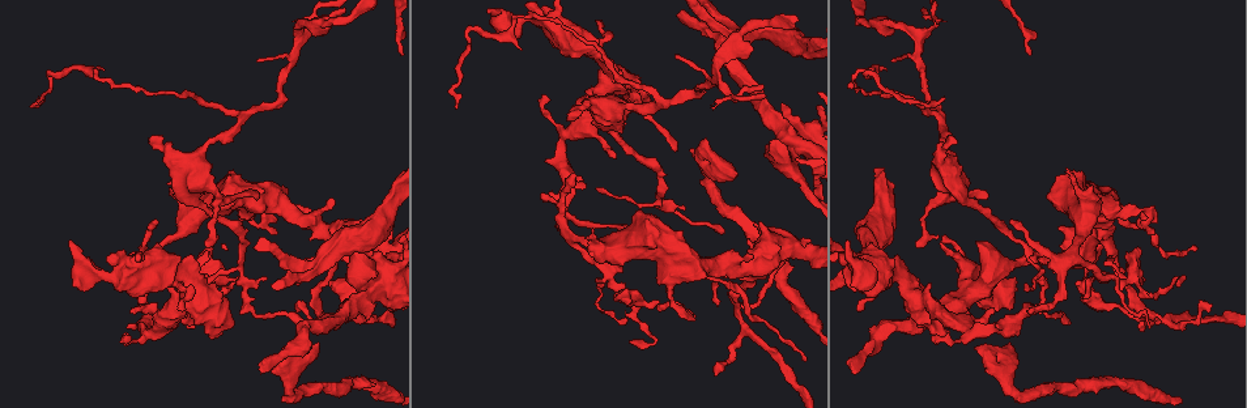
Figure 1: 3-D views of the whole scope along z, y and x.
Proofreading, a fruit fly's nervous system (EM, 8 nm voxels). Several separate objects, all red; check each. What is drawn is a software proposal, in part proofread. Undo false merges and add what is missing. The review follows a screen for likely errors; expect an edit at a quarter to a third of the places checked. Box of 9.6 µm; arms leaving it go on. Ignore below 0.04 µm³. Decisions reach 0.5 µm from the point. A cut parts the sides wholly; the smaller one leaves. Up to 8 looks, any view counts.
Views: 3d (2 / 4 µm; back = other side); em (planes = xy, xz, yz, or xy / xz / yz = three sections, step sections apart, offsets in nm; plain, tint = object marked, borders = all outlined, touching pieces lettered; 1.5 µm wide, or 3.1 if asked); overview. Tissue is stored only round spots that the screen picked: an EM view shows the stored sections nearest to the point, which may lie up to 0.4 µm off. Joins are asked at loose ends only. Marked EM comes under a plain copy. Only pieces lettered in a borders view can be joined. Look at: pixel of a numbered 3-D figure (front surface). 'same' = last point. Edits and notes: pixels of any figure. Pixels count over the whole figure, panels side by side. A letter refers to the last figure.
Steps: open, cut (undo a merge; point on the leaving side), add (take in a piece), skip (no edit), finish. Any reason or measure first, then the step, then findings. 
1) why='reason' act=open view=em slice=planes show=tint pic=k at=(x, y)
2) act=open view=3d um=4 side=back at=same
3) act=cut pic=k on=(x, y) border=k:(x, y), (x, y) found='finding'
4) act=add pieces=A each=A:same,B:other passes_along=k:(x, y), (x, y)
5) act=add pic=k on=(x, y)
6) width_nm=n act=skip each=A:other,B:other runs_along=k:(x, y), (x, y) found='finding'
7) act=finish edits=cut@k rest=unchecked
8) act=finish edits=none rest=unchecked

why='thick turns thin' act=open view=3d um=4 pic=1 at=(378, 289)

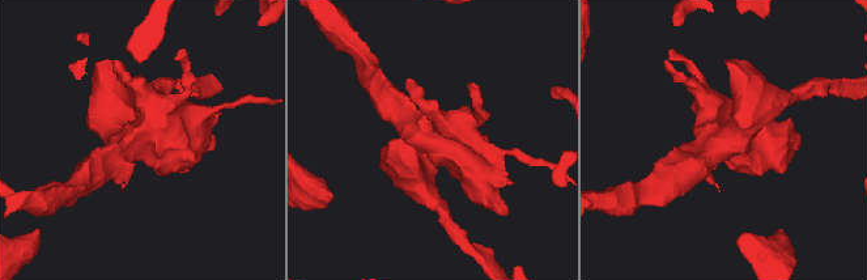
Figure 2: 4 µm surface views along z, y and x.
why='need the tissue' act=open view=em slice=planes show=borders pic=2 at=(427, 146)

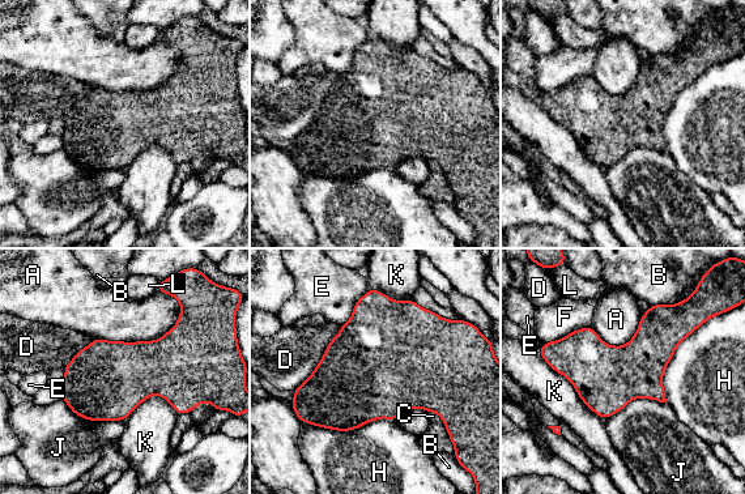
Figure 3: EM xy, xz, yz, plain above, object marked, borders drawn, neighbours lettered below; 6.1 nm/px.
act=skip each=A:other,B:other,C:other,D:other,E:other,F:other,H:other,J:other,K:other,L:other border=3:(62, 399), (84, 418), (123, 421) found='continuous, no second cell'

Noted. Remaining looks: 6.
why='an open end' act=open view=em slice=xy step=8 show=borders pic=1 at=(1026, 290)

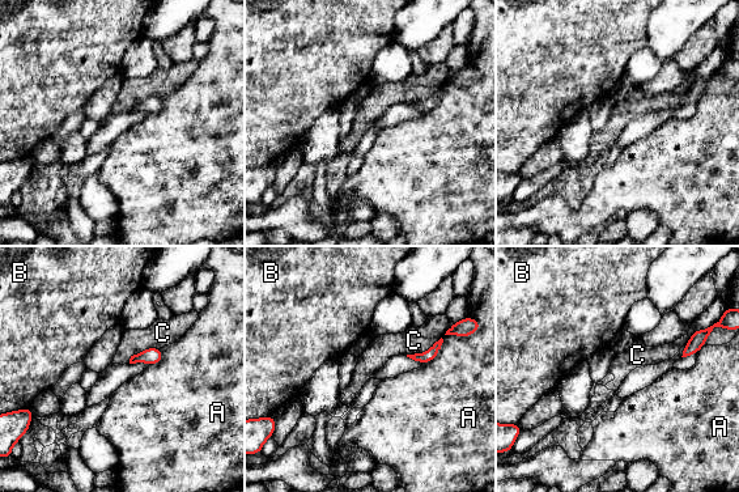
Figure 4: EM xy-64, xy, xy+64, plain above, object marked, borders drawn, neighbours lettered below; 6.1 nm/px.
act=skip each=A:other,B:other,C:other found='none of them fits'

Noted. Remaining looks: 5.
why='sharp bend' act=open view=3d um=2 pic=1 at=(144, 331)

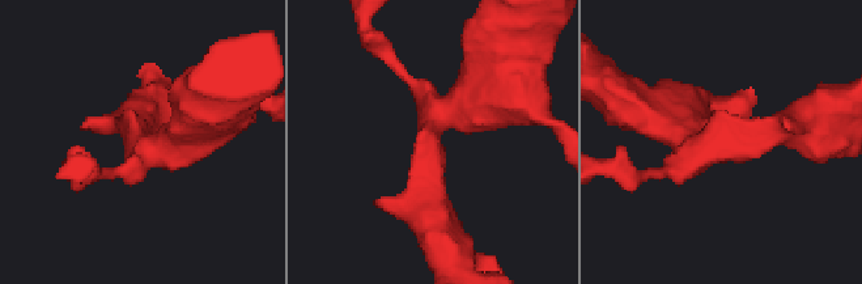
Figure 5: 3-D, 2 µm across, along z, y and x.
act=open view=em slice=xz step=8 show=tint pic=5 at=(432, 123)

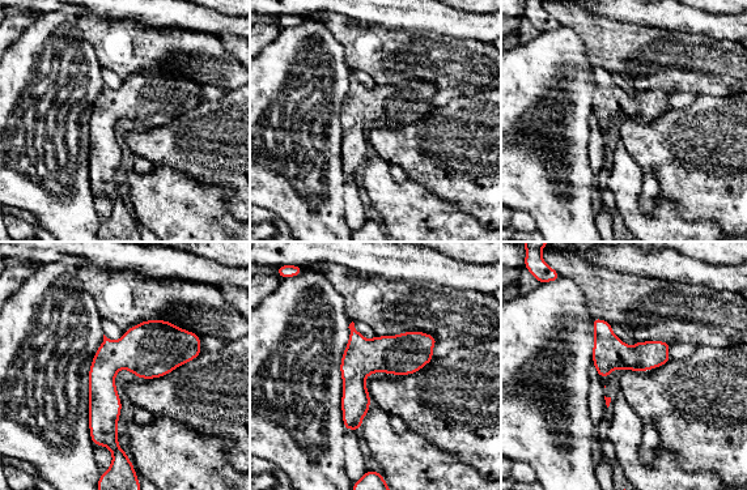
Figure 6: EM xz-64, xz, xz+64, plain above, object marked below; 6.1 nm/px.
why='another direction' act=open view=em slice=planes show=borders at=same

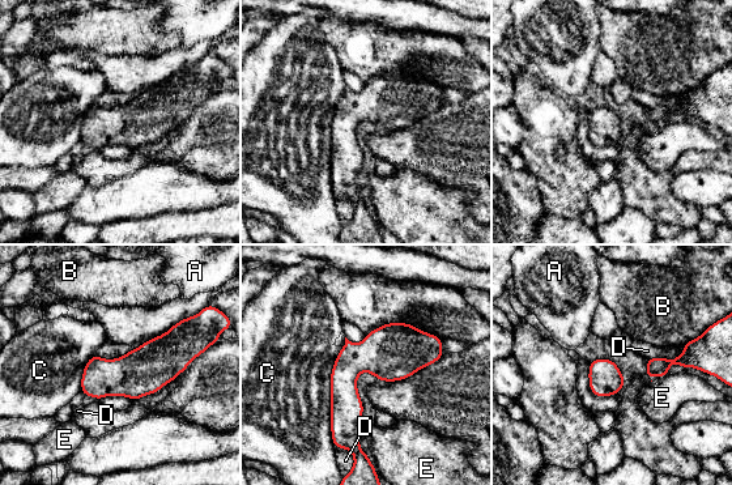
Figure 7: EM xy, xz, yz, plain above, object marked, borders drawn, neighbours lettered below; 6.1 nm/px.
act=skip each=A:other,B:other,C:other,D:other,E:other found='all the same cell'

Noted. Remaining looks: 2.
act=finish edits=none rest=unchecked

